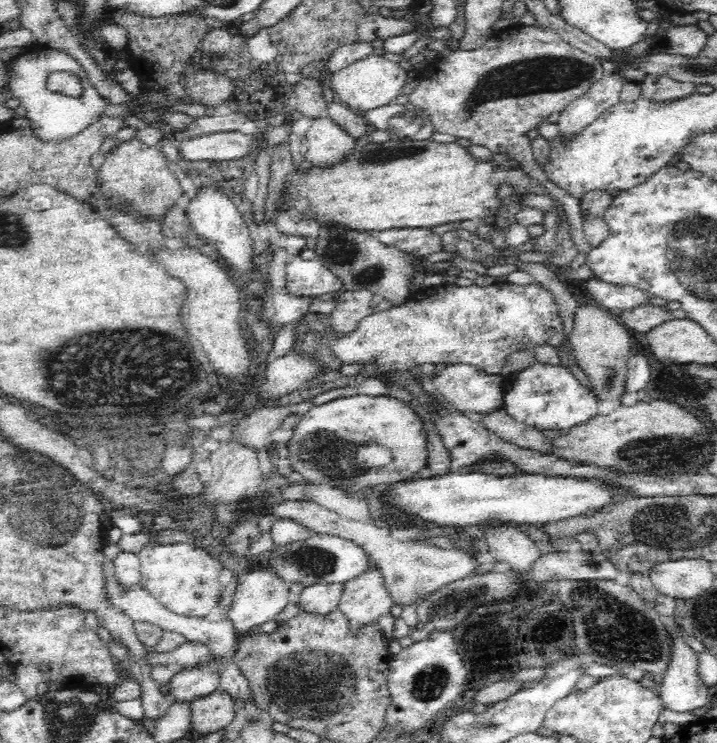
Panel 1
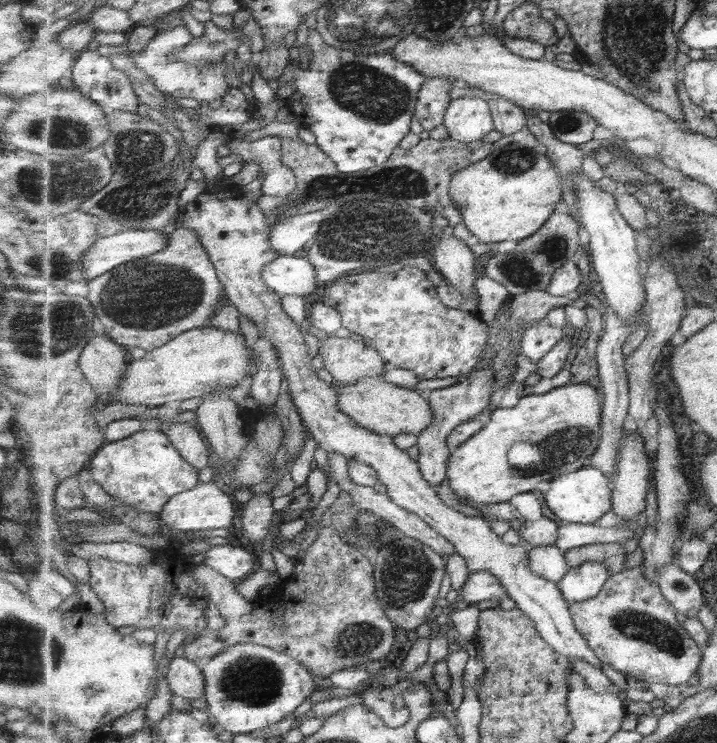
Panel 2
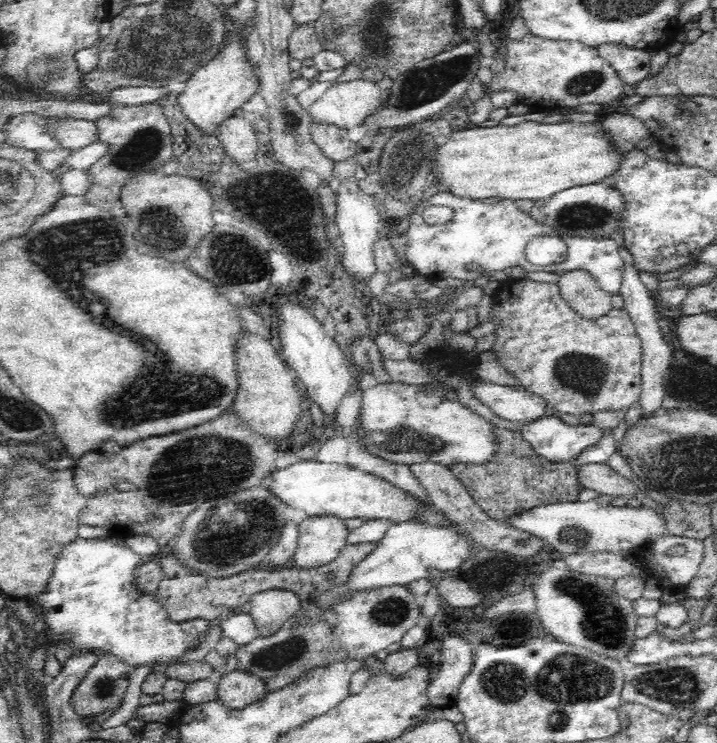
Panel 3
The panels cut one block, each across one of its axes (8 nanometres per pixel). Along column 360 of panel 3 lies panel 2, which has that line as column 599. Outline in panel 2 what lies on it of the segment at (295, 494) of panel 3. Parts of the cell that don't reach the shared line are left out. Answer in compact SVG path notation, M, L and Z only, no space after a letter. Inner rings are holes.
M587 466L569 474L562 474L554 478L550 486L544 494L544 500L562 523L593 524L601 520L614 506L612 503L613 482L598 468Z

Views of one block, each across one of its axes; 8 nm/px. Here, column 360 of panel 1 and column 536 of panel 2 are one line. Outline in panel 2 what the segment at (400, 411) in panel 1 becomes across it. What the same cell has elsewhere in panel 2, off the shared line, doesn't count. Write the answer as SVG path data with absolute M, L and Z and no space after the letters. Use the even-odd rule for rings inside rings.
M569 383L562 387L552 389L548 393L529 394L522 397L518 404L511 408L498 408L492 411L490 421L469 440L459 445L451 452L448 462L448 478L453 490L457 495L466 498L466 501L473 501L479 504L504 503L509 502L515 494L525 494L535 490L539 482L548 480L552 482L554 478L562 474L569 474L583 467L589 466L589 458L598 452L602 433L602 404L599 402L599 389L587 383Z

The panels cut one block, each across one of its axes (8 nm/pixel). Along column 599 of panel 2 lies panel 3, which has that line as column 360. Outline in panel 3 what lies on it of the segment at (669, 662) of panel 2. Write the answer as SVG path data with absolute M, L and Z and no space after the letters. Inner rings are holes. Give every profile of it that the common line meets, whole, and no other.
M396 585L356 593L328 609L311 627L290 630L279 628L273 635L256 637L245 645L238 644L234 655L239 660L240 670L252 673L264 681L266 692L282 690L296 678L300 678L300 674L308 668L338 662L344 658L367 658L382 648L388 648L394 642L400 642L402 636L419 622L420 608L421 599L405 586Z

